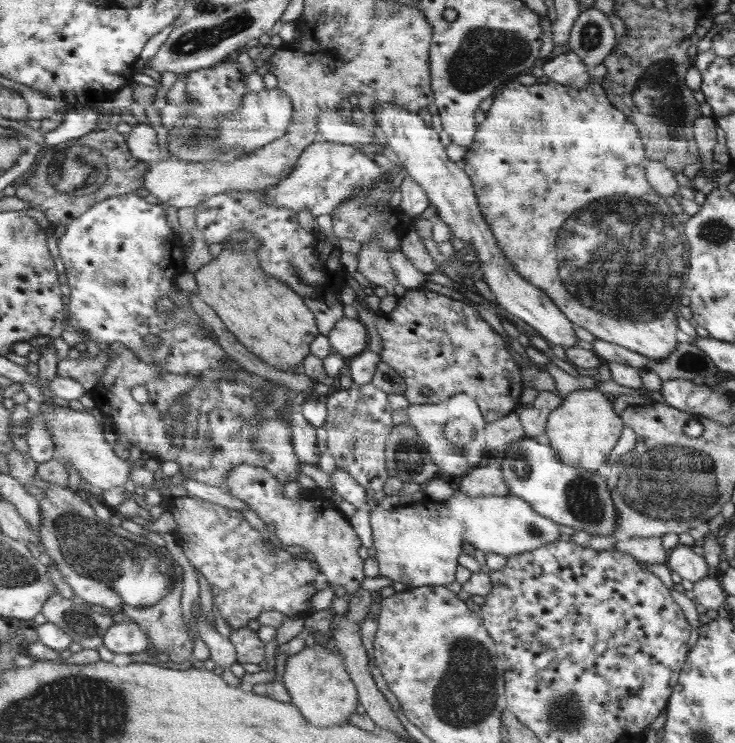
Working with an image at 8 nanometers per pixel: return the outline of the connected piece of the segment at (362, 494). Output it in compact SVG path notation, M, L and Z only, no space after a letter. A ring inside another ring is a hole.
M336 467L330 474L330 484L331 489L321 489L324 498L329 498L331 493L336 492L351 505L352 509L360 509L367 505L366 489L346 469Z

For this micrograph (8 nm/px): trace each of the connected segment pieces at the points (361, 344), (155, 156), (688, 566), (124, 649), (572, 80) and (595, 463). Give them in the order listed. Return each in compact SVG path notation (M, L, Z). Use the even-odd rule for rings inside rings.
M344 317L327 337L331 348L347 359L362 353L366 348L366 328L356 319Z
M148 122L134 125L126 140L128 150L138 160L146 164L160 160L156 130Z
M677 545L671 551L668 551L666 567L671 572L676 572L682 579L696 583L714 576L710 573L707 561L702 556L698 556L692 548L683 545Z
M132 622L113 624L103 636L107 650L126 657L146 651L148 644L146 633Z
M571 51L550 58L541 68L550 80L571 88L585 88L587 82L592 80L587 72L587 66Z
M578 390L565 396L546 420L545 441L552 445L560 460L569 465L596 471L608 458L622 434L622 420L614 412L606 394L594 390Z

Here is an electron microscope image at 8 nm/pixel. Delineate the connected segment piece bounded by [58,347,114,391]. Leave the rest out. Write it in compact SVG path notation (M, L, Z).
M101 347L96 356L81 357L81 359L63 359L58 362L58 374L60 376L76 378L84 384L85 388L92 391L98 378L104 374L106 365L110 364L114 356L107 351L107 347Z

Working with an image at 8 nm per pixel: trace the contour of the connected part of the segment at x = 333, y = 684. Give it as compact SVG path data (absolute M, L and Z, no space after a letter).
M330 644L332 648L324 648L324 646L305 647L301 652L289 659L284 666L283 685L288 689L291 696L291 703L300 709L304 717L307 717L313 725L329 727L332 725L342 725L348 723L356 704L358 704L358 696L356 696L356 686L352 684L350 673L346 669L346 663L343 656L336 650L334 644Z

